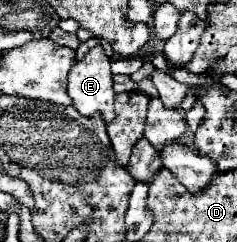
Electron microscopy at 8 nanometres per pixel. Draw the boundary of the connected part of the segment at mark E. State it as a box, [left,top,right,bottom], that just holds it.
[67,46,115,122]

